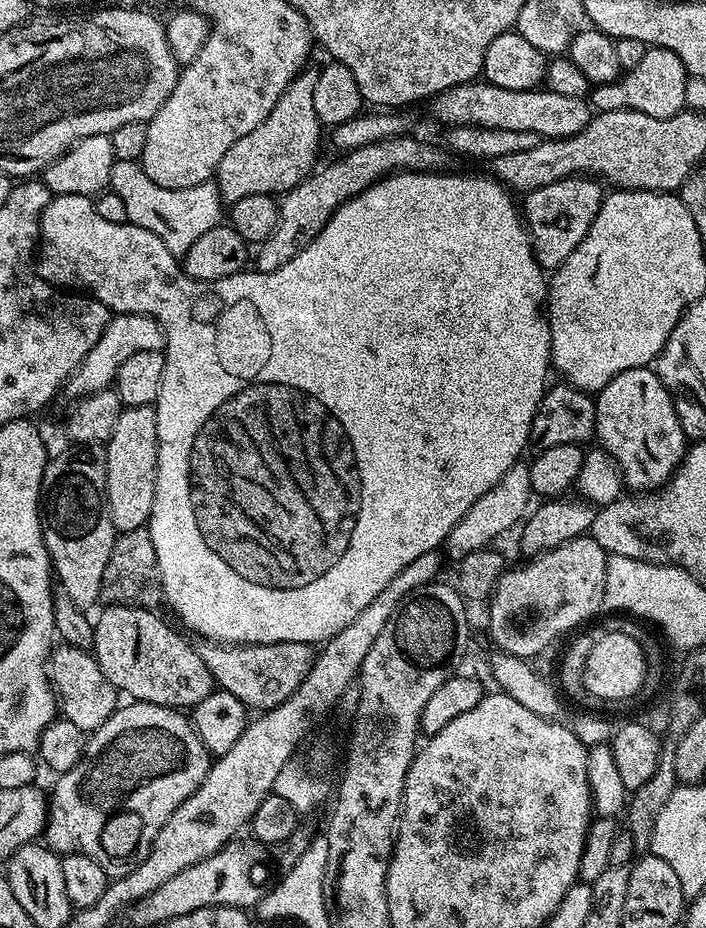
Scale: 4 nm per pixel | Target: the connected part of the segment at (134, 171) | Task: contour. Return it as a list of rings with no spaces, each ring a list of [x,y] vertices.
[[[116,160],[110,170],[110,190],[126,202],[126,214],[129,224],[142,226],[142,230],[150,230],[150,234],[158,234],[162,242],[166,242],[166,250],[183,258],[186,250],[194,246],[197,238],[202,238],[206,230],[221,223],[220,191],[215,183],[209,182],[190,186],[189,188],[167,188],[158,186],[158,182],[150,182],[144,169],[135,160]]]

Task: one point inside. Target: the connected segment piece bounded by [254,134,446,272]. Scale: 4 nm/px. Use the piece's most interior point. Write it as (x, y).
(304, 210)

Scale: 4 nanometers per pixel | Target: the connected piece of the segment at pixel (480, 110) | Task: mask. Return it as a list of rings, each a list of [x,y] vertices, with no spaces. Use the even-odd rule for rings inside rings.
[[[487,82],[459,84],[445,92],[439,92],[430,101],[432,116],[444,126],[473,124],[498,130],[526,130],[537,138],[561,140],[570,138],[584,129],[594,112],[585,98],[570,98],[554,94],[543,87],[530,90],[506,90]]]

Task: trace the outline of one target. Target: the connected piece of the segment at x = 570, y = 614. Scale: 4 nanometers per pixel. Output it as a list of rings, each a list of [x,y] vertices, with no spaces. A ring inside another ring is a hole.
[[[585,534],[549,552],[533,555],[517,568],[509,567],[500,575],[486,604],[488,632],[497,644],[495,647],[510,655],[533,658],[546,651],[563,632],[579,629],[583,620],[601,611],[608,558],[609,553],[598,546],[596,539]]]

